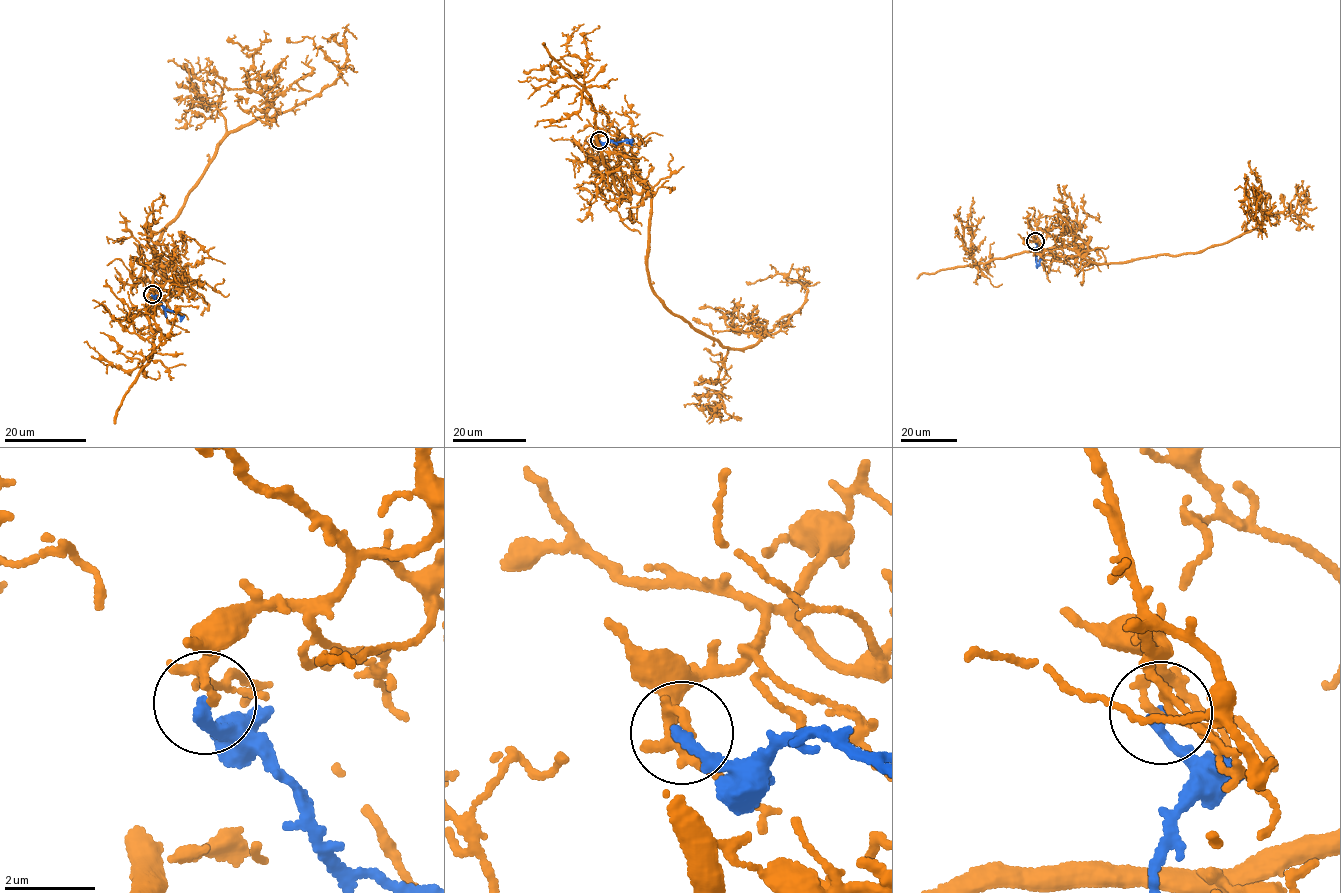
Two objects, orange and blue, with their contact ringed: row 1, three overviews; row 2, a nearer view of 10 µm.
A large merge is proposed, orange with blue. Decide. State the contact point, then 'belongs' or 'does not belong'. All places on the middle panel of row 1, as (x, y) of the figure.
(599, 140) | does not belong

